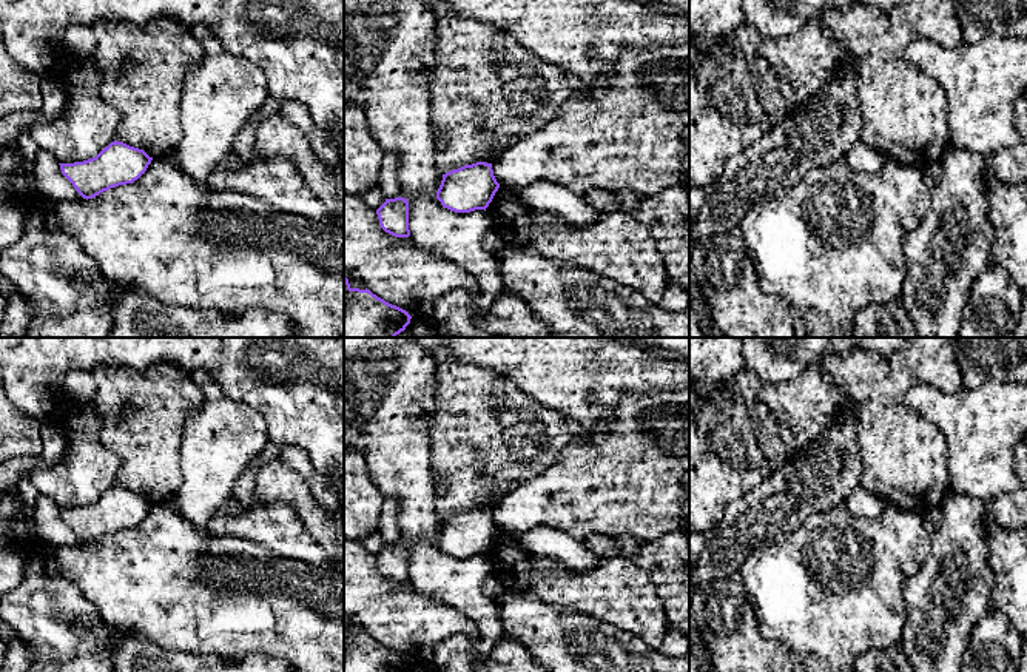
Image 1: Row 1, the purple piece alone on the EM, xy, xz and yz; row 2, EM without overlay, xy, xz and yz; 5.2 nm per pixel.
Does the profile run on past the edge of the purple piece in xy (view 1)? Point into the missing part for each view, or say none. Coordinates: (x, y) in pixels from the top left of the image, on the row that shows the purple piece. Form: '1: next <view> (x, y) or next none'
1: next none

